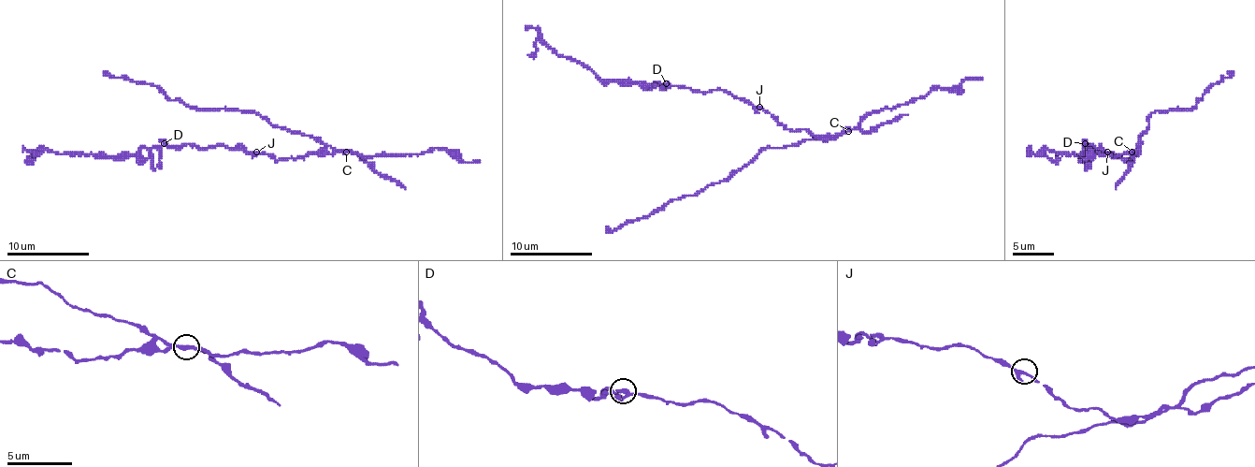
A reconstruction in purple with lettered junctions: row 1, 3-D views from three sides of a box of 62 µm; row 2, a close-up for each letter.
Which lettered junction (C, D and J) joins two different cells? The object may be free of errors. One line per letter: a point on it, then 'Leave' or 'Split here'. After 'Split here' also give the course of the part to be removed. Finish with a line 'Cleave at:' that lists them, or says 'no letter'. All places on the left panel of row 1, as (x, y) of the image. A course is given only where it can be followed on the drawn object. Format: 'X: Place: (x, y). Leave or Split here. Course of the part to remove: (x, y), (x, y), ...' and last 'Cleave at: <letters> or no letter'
C: Place: (346, 152). Split here. Course of the part to remove: (345, 152), (308, 136), (273, 127), (248, 110), (193, 109), (155, 86), (103, 71)
D: Place: (164, 143). Leave
J: Place: (256, 152). Leave
Cleave at: C

